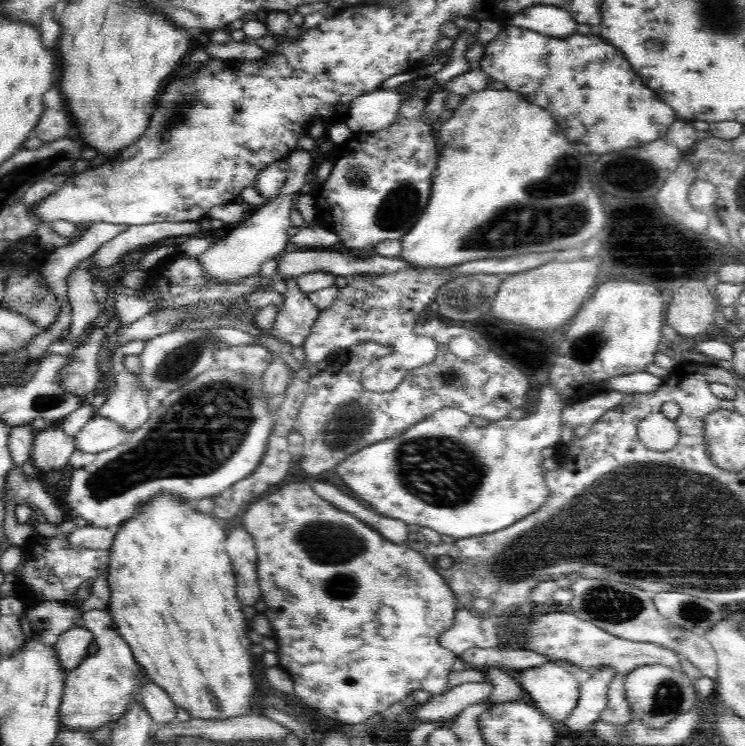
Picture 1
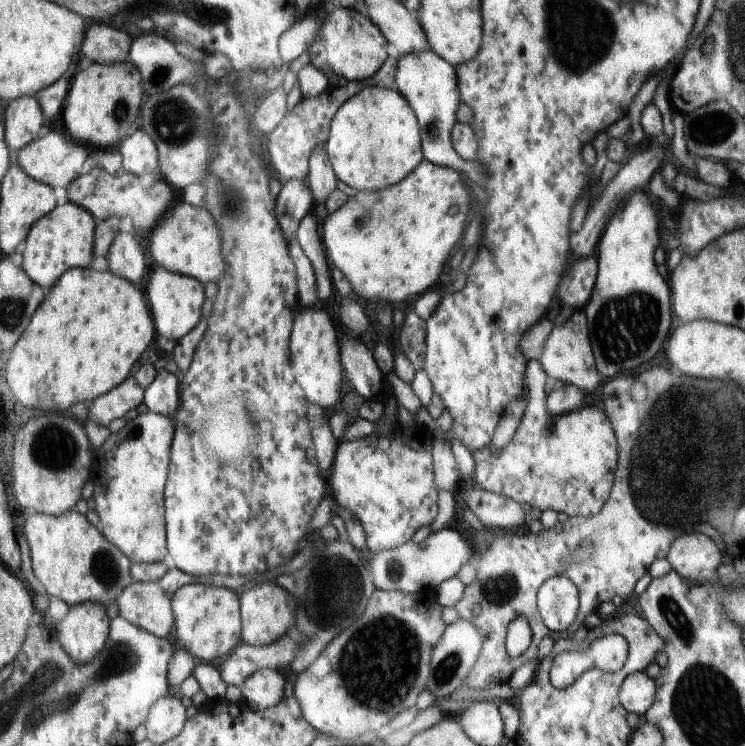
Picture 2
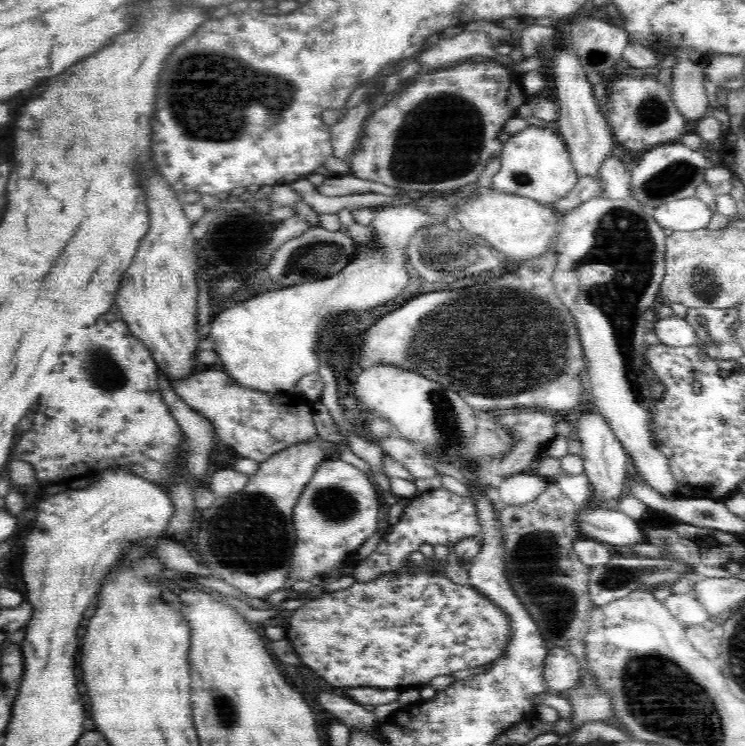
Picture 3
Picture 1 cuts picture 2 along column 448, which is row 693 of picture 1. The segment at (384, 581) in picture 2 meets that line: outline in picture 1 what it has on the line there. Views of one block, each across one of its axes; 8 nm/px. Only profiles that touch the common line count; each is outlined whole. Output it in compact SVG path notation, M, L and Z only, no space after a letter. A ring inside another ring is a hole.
M548 661L540 666L521 671L517 674L517 679L521 687L530 694L536 703L536 708L540 708L548 718L560 726L576 706L582 677L564 663Z

